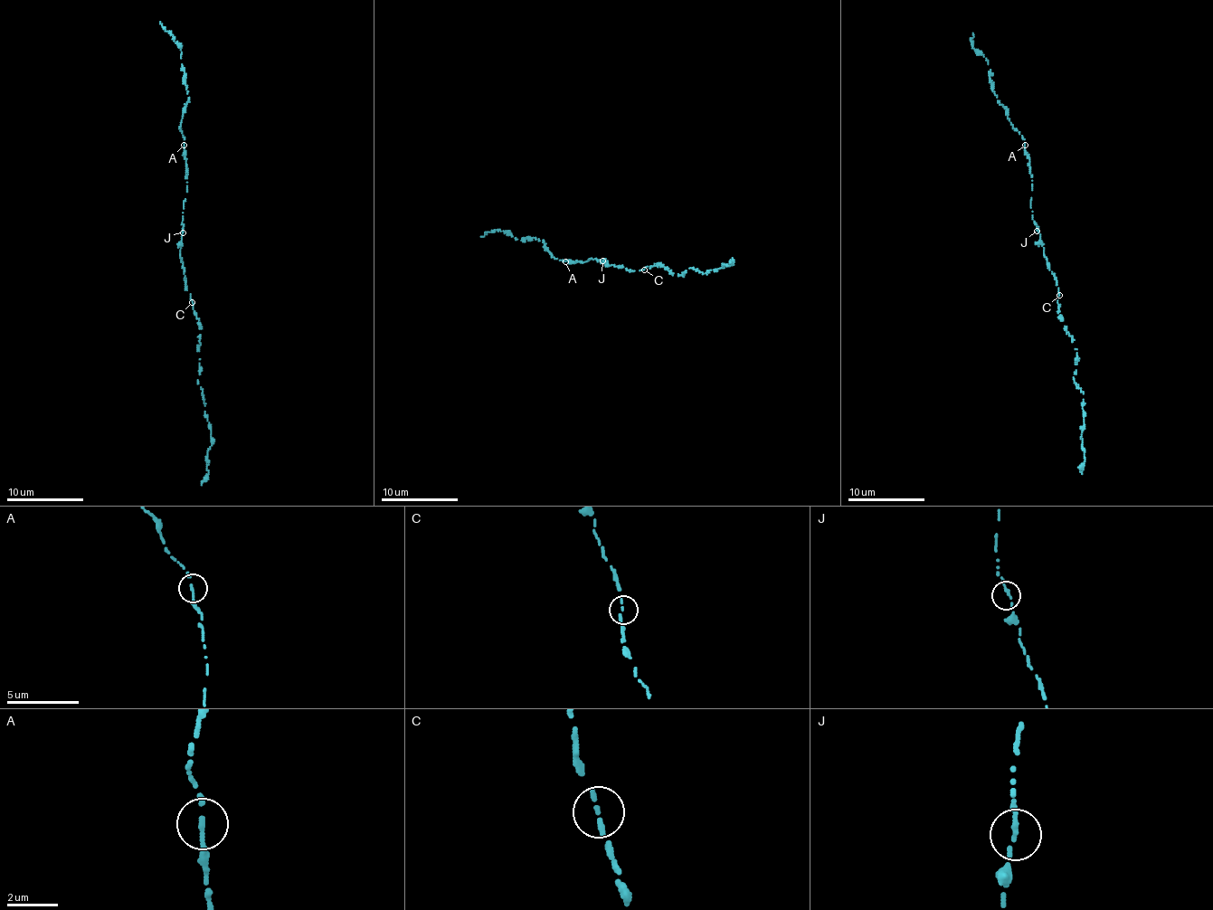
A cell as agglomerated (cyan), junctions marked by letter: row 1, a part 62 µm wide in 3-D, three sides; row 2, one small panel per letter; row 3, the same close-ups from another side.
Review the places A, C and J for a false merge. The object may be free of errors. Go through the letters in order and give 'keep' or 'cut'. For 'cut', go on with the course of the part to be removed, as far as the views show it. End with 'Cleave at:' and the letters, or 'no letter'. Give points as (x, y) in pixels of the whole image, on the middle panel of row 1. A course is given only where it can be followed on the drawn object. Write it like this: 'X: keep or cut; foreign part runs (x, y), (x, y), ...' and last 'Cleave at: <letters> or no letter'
A: cut; foreign part runs (565, 260), (552, 255), (543, 240), (533, 238), (516, 240), (505, 231), (495, 230), (481, 237)
C: keep
J: keep
Cleave at: A

